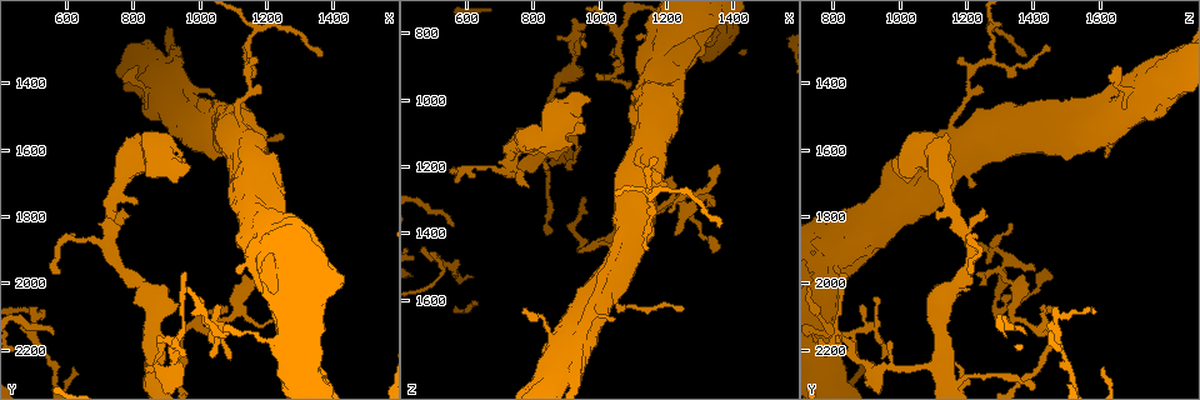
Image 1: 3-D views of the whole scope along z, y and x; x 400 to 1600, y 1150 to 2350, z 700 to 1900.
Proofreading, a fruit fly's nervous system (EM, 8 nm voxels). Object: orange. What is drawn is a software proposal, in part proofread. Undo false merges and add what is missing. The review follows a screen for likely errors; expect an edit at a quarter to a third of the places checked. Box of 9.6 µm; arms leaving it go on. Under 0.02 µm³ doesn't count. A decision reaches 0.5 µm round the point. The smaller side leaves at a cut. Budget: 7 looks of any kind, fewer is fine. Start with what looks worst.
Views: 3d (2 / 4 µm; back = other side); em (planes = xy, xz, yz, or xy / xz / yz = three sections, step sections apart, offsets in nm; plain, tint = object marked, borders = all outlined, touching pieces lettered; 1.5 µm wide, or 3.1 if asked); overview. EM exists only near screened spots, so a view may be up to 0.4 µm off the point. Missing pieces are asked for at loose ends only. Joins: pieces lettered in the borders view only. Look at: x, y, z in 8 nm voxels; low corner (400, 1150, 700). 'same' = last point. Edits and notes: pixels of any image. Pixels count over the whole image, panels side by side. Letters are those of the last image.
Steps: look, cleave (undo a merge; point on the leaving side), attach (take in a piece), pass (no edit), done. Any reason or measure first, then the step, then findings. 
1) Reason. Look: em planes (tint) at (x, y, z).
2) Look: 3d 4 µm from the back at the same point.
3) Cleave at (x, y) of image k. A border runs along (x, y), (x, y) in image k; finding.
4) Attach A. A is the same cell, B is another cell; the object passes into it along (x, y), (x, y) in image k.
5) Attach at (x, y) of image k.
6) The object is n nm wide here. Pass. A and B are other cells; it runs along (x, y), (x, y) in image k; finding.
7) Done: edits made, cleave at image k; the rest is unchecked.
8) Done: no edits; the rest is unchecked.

Tapers out. Look: em planes (borders) at (890, 2170, 980).

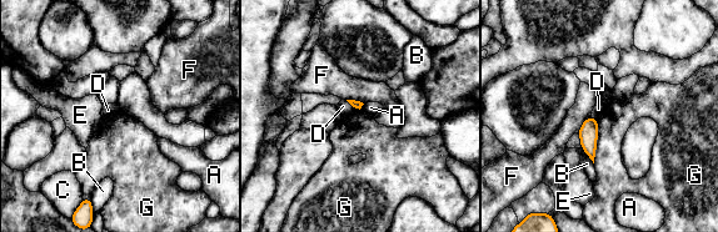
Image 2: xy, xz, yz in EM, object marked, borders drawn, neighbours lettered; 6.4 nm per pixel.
Pass. A, B, C, D, E, F and G are other cells; a border runs along (597, 119), (597, 150), (593, 162) in image 2; no lettered piece goes on from it.

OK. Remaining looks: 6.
Tapers out. Look: em planes (borders) at (960, 2220, 780).

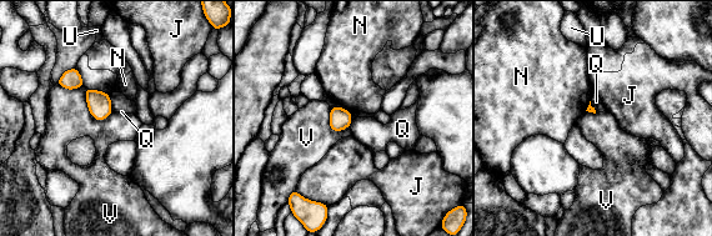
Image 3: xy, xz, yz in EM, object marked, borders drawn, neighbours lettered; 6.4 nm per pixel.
Pass. J, N, Q, U and V are other cells; no lettered piece goes on from it.

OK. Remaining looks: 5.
Thick end. Look: 3d 4 µm from the back at (1120, 1590, 1040).

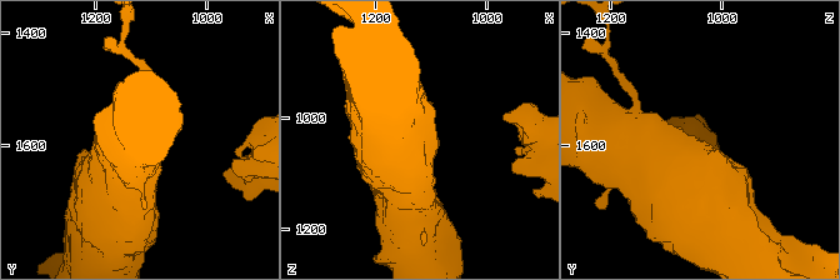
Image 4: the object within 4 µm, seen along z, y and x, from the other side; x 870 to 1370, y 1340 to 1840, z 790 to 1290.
Now the EM. Look: em planes (borders) at the same point.

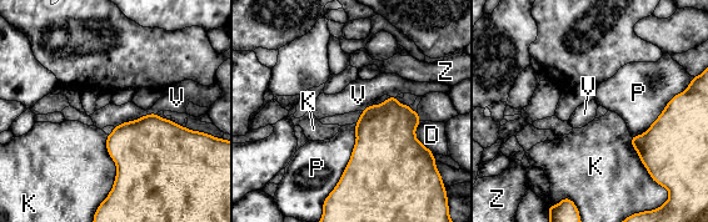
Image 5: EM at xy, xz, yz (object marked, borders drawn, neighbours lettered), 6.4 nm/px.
Pass. D, K, P, V and Z are other cells; a border runs along (156, 112), (149, 112), (114, 126) in image 5; no lettered piece goes on from it.

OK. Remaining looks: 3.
Done: no edits; the rest is unchecked.

